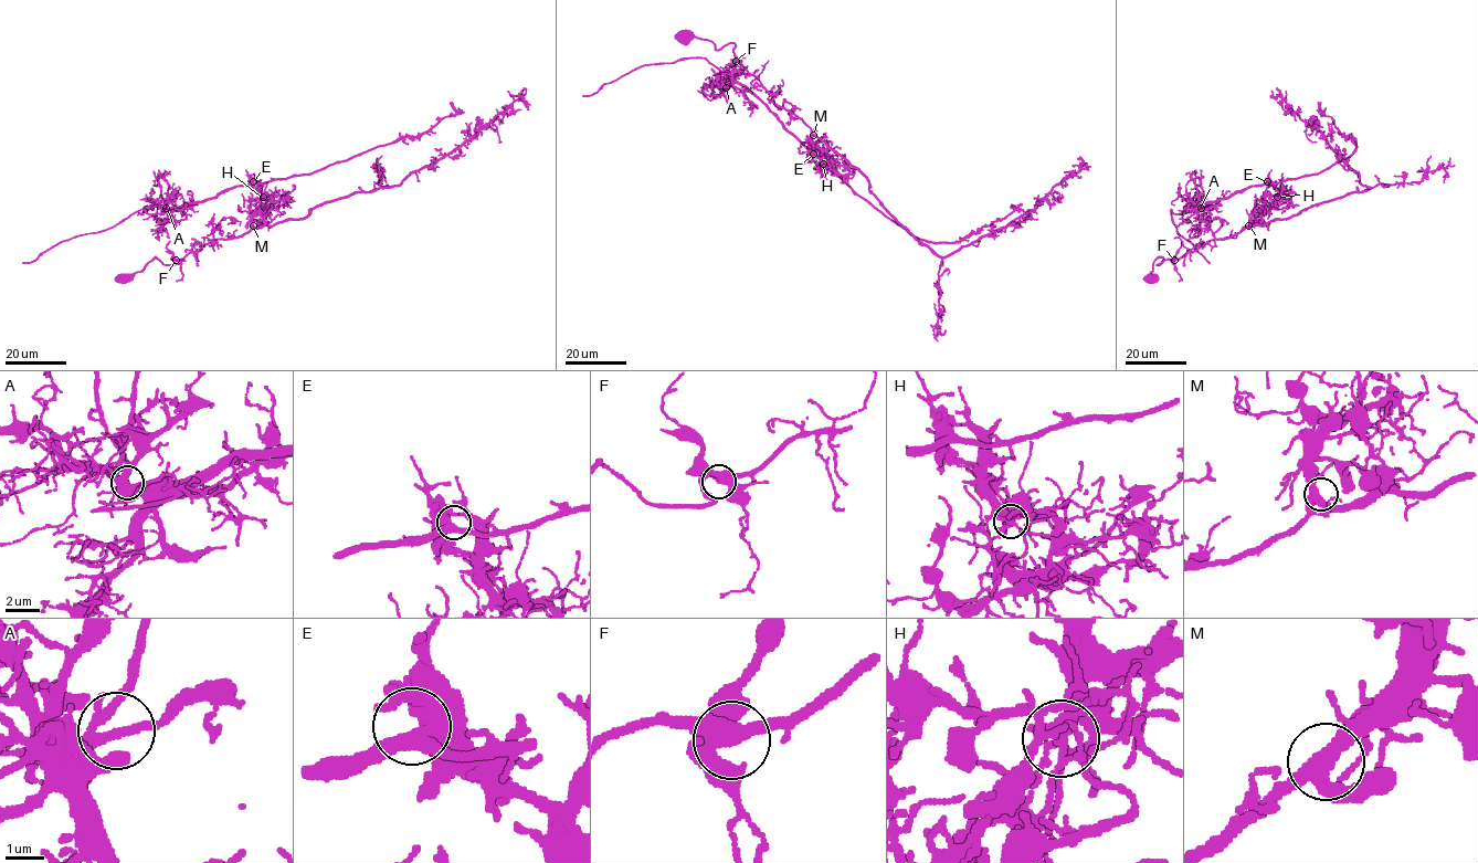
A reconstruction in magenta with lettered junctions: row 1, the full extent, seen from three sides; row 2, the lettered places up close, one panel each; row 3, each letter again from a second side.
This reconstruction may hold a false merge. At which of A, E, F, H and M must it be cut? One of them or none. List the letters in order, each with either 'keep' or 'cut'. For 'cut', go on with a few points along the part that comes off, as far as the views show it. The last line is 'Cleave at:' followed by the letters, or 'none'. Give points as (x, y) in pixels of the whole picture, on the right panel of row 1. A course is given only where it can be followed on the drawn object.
A: keep
E: keep
F: keep
H: cut | (1277, 198), (1278, 190), (1266, 182), (1202, 202), (1191, 212), (1174, 214), (1171, 210), (1179, 234), (1210, 263)
M: keep
Cleave at: H

